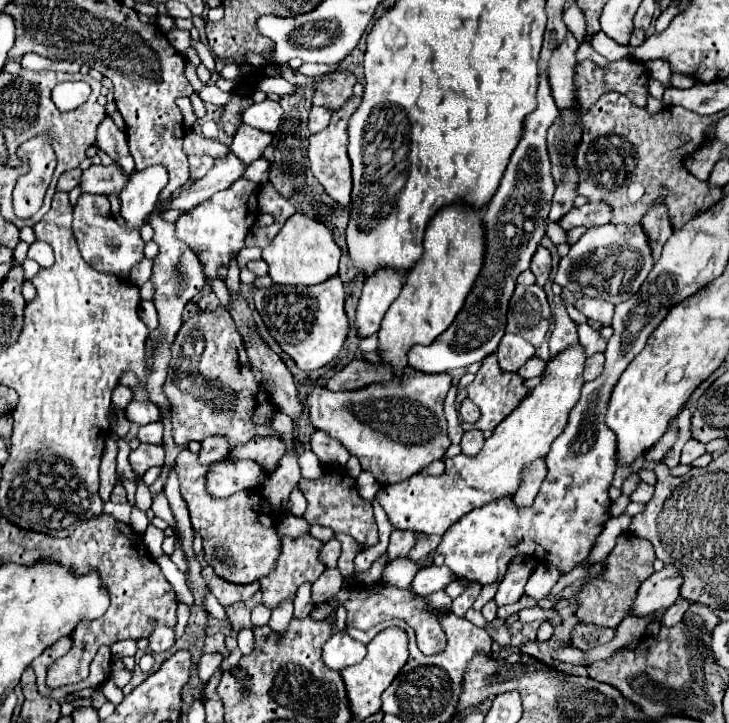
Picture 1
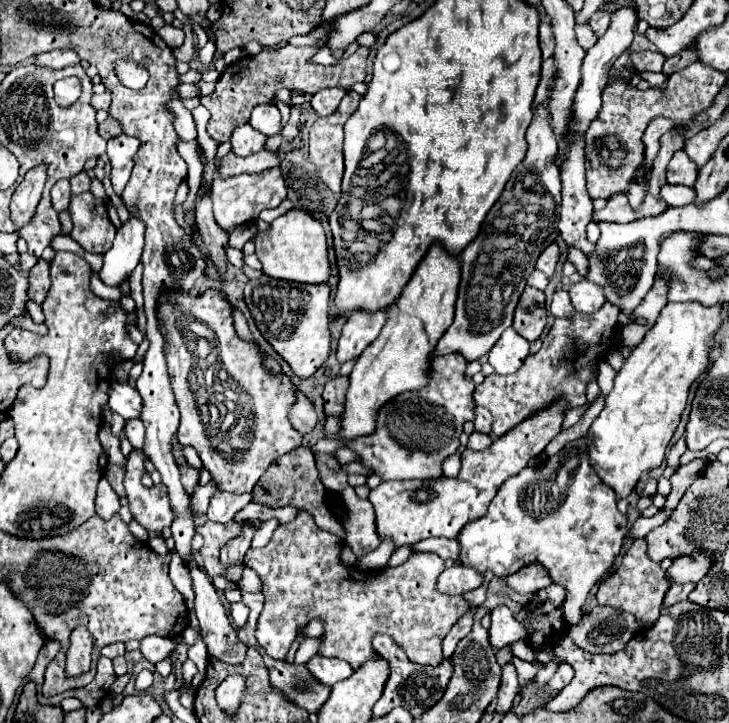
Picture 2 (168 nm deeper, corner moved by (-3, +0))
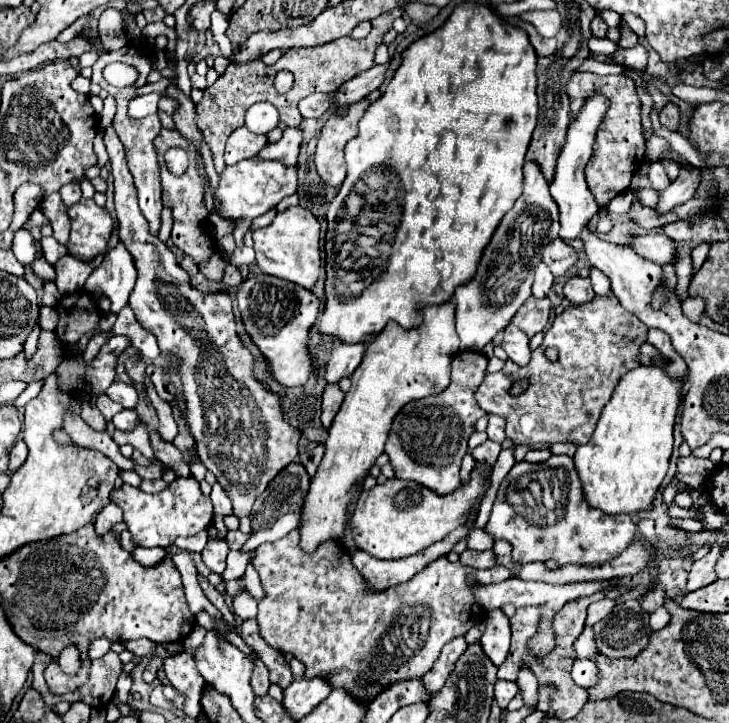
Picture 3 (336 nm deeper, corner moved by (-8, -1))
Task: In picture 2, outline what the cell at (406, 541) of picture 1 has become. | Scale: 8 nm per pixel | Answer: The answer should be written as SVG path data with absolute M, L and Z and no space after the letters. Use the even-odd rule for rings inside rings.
M427 538L419 544L413 546L415 550L427 550L427 552L435 552L441 558L451 558L453 562L459 564L459 542L457 540L449 540L449 538Z

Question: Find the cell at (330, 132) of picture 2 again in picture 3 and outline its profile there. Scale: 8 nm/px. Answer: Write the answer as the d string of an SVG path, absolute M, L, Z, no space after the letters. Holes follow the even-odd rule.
M358 101L348 107L346 115L332 113L326 125L322 127L322 135L316 145L316 169L320 177L332 185L340 187L346 177L346 161L344 161L344 145L358 133L358 121L362 119L366 107L370 103Z

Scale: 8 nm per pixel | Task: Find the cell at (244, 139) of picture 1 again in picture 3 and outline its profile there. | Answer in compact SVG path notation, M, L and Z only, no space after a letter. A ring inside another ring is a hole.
M240 127L240 129L232 131L232 135L228 137L228 143L226 143L226 153L224 153L226 165L234 165L236 161L256 157L258 151L266 143L268 143L266 135L250 133L246 127Z

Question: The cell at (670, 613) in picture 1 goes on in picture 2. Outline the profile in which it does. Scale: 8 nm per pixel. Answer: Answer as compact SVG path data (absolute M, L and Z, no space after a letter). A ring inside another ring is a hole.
M673 584L665 594L665 606L675 604L679 600L687 600L687 594L695 588L695 584Z

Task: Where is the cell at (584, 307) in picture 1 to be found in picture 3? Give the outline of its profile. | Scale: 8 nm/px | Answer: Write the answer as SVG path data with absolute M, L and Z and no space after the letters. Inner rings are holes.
M572 277L566 285L564 285L564 295L570 303L574 305L582 305L582 303L590 303L594 299L594 289L592 289L592 283L590 279L586 277Z

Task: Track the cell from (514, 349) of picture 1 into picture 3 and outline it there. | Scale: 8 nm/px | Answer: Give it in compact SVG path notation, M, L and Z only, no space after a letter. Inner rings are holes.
M508 325L500 345L508 353L508 359L512 359L518 365L528 365L528 361L530 361L530 347L528 347L528 337L526 337L524 331L516 329L514 325Z

